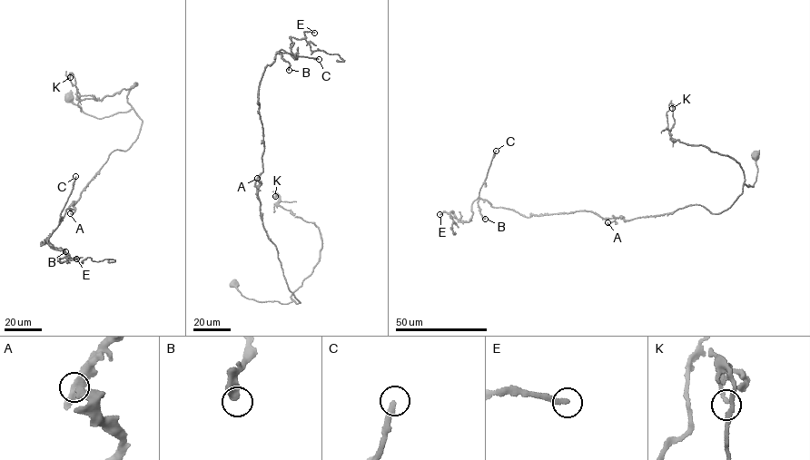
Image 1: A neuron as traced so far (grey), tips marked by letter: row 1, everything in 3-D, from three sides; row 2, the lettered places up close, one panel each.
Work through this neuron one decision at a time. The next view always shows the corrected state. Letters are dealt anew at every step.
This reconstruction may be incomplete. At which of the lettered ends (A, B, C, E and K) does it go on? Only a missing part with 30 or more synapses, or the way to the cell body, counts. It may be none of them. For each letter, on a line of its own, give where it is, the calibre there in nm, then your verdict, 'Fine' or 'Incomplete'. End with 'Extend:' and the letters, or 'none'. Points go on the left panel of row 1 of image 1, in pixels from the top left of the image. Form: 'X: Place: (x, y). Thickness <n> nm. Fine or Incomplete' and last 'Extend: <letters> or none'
A: Place: (70, 213). Thickness 360 nm. Fine
B: Place: (65, 251). Thickness 550 nm. Fine
C: Place: (75, 176). Thickness 300 nm. Incomplete
E: Place: (76, 259). Thickness 260 nm. Incomplete
K: Place: (70, 77). Thickness 170 nm. Fine
Extend: C, E

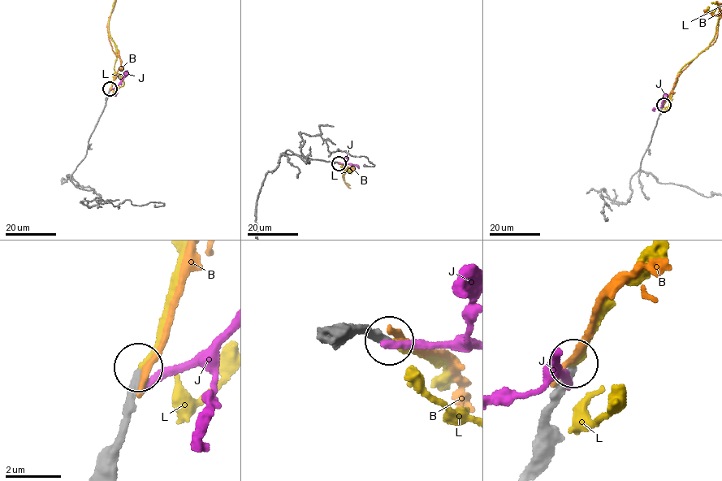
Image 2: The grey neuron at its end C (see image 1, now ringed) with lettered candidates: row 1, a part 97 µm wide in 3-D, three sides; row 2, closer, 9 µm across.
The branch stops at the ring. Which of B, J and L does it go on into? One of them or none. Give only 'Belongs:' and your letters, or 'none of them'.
Belongs: L

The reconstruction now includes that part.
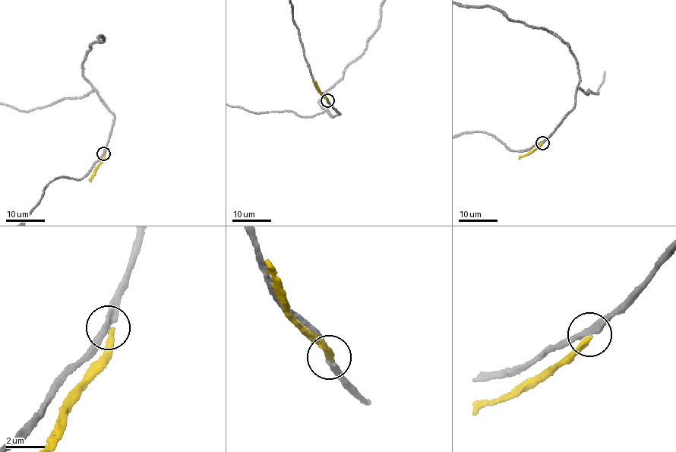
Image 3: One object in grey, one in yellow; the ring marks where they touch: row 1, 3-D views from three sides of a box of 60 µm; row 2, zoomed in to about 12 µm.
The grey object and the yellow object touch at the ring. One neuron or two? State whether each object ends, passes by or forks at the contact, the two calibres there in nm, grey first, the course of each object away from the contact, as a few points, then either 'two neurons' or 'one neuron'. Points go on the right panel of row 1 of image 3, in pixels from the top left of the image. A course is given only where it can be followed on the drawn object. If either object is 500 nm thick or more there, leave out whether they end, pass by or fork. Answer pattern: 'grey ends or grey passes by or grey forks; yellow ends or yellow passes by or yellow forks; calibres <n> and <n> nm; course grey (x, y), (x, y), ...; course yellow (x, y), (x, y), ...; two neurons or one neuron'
grey passes by; yellow ends; calibres 300 and 280 nm; course yellow (541, 143), (519, 159); two neurons

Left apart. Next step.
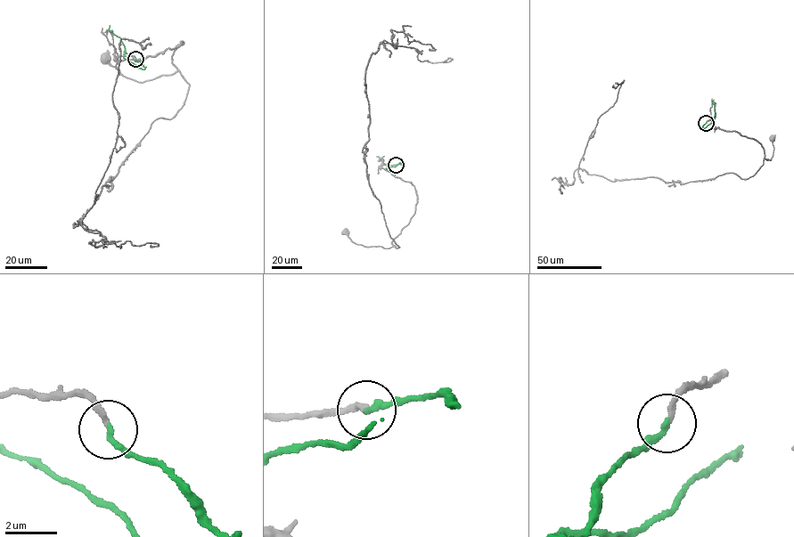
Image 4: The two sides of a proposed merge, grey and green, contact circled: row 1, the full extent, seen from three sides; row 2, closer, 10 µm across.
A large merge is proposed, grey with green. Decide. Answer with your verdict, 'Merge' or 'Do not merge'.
Merge

